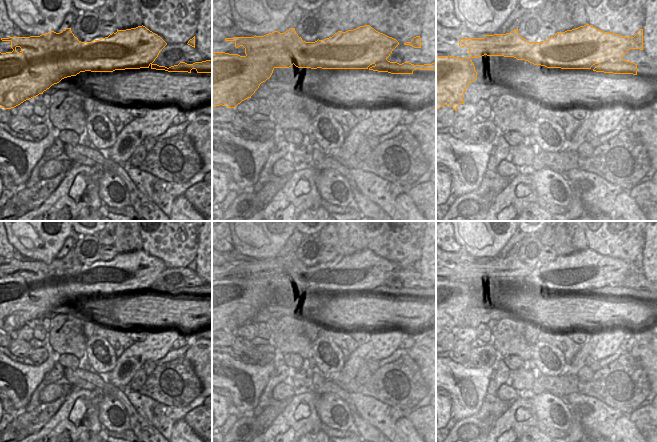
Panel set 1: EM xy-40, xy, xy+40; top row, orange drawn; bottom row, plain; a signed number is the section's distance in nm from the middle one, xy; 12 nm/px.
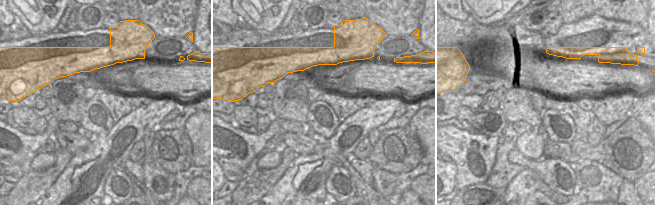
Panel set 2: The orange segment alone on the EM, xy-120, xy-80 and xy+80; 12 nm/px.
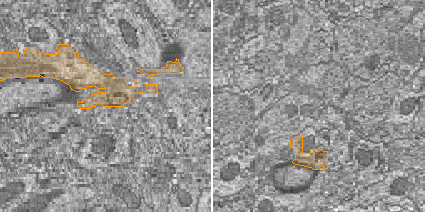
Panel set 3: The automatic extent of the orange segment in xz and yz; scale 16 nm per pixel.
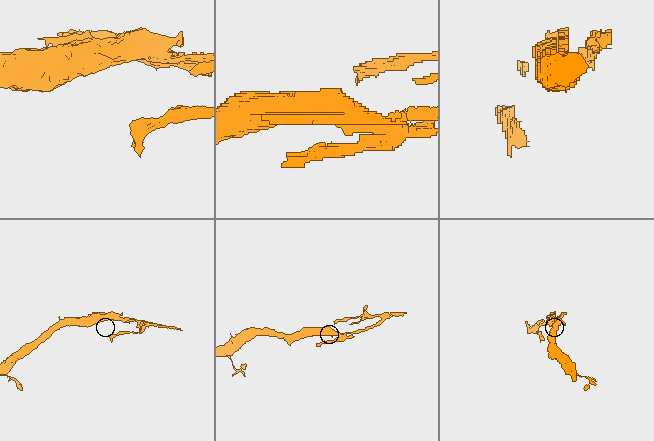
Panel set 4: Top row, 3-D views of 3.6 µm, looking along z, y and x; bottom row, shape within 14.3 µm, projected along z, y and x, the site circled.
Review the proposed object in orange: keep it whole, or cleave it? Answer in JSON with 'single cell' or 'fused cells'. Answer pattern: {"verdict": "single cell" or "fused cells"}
{"verdict": "fused cells"}

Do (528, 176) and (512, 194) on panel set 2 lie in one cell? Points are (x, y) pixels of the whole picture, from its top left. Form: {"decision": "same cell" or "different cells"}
{"decision": "same cell"}

